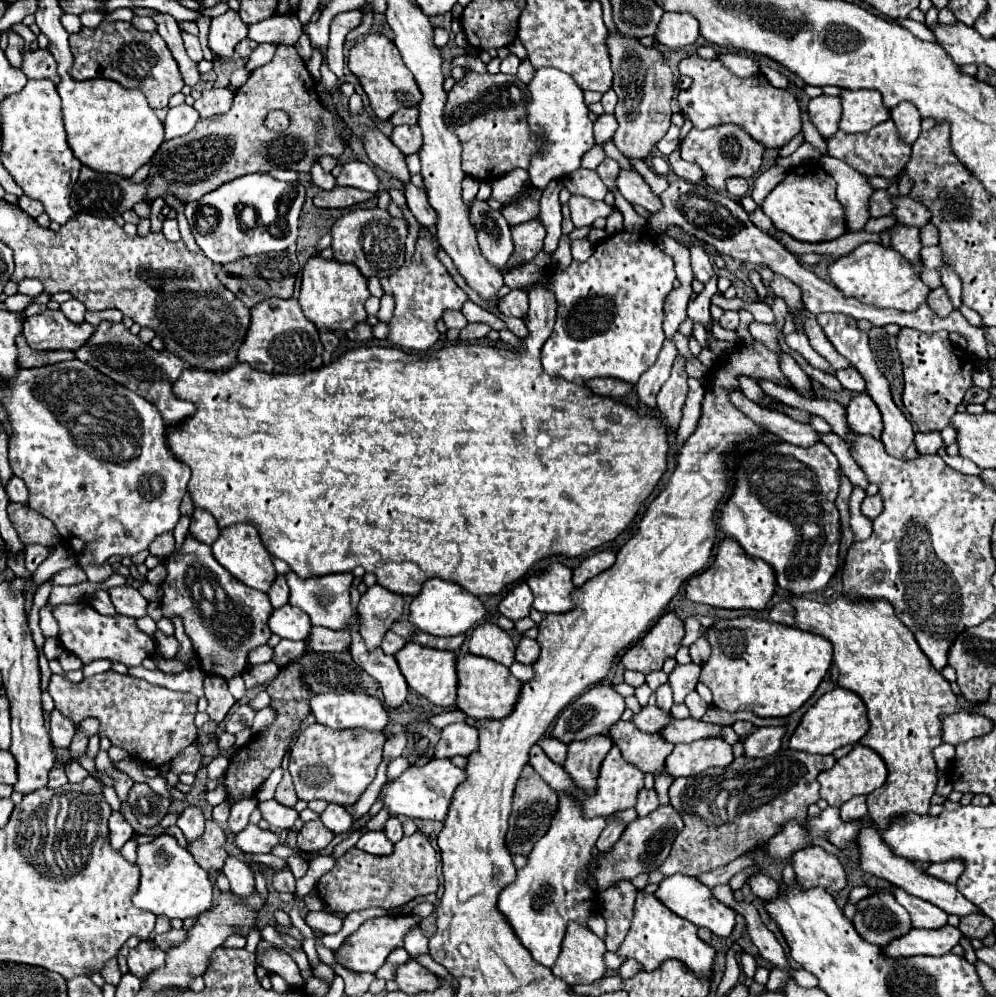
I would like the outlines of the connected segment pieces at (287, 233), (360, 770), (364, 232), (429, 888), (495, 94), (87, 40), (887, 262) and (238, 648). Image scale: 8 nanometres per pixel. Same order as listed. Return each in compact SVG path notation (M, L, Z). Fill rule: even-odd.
M250 174L232 180L230 184L222 184L222 188L216 188L214 192L202 196L202 200L186 204L186 218L192 228L192 234L196 238L196 244L200 250L216 264L228 264L234 262L240 256L252 256L262 252L282 252L298 238L298 218L300 210L306 198L306 186L302 182L280 182L274 180L270 174ZM246 206L252 206L256 212L256 224L252 228L244 226L240 220L240 214Z
M320 724L306 726L292 744L288 766L298 798L306 802L322 798L334 804L356 804L376 776L384 742L386 738L382 732L328 730Z
M352 210L338 218L332 226L332 252L334 260L356 264L364 278L392 276L404 264L404 240L408 228L402 220L392 218L386 210Z
M418 830L412 836L404 836L400 842L396 842L390 856L374 856L362 852L356 846L350 848L342 858L336 860L336 866L318 880L316 892L318 898L330 906L332 912L350 914L374 906L390 910L410 902L416 896L436 892L436 864L436 852L430 840Z
M470 72L448 92L444 120L450 132L462 142L462 170L480 182L494 182L516 168L528 170L532 156L542 138L532 132L526 120L526 104L530 102L528 86L510 74L478 74Z
M102 22L98 28L82 28L70 36L74 66L70 76L76 80L108 78L124 88L144 92L154 110L166 108L168 100L182 90L184 80L178 72L178 62L170 56L166 42L158 32L138 32L130 22Z
M864 242L850 254L834 260L828 266L828 274L832 284L842 294L852 296L862 304L870 304L876 308L894 308L894 310L912 312L926 302L926 296L930 292L924 286L924 282L918 278L918 274L912 270L910 262L900 252L896 252L894 248L884 248L876 242Z
M186 538L180 552L174 552L166 562L168 576L162 582L162 612L166 618L180 616L186 636L192 640L194 652L200 658L200 666L206 674L222 676L232 680L242 676L250 666L248 654L266 644L272 636L268 628L268 616L272 614L272 604L268 596L260 590L252 590L240 580L234 580L212 556L210 546ZM226 650L226 652L216 652Z

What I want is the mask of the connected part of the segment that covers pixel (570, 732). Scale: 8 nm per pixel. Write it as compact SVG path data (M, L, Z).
M598 684L598 686L590 688L588 692L584 692L582 696L578 696L570 706L566 706L562 710L562 714L556 718L556 722L552 726L552 736L562 740L564 744L568 744L572 740L584 740L594 734L606 734L608 728L620 720L624 710L626 710L624 698L610 684Z

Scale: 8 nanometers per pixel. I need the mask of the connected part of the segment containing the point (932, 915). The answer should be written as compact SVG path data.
M894 888L894 898L898 904L902 904L912 920L912 928L940 928L946 924L948 914L944 910L940 910L938 906L912 896L908 892L904 892L902 888Z

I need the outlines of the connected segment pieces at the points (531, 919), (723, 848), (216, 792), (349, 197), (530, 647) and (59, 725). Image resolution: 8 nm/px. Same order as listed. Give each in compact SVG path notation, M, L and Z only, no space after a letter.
M560 796L558 812L552 818L550 830L534 844L528 854L528 864L518 870L514 884L506 886L498 896L498 910L508 918L524 948L542 966L550 968L556 962L570 920L588 926L588 920L598 912L598 896L586 878L592 848L604 826L604 818L586 820L570 796Z
M780 750L774 756L768 758L736 758L726 770L714 768L706 770L698 776L690 778L676 778L670 786L670 804L682 814L684 828L678 834L678 838L672 844L672 852L666 858L666 862L656 868L658 872L670 876L670 874L686 874L686 876L700 876L704 872L716 870L738 856L754 850L758 844L766 842L770 836L778 832L778 828L792 820L804 820L806 810L812 802L816 802L818 796L818 774L824 770L830 770L834 766L834 756L818 756L818 754L808 754L808 752L798 752L798 750Z
M220 778L217 787L214 790L206 791L206 801L214 807L224 802L225 799L227 799L227 793L222 778Z
M332 188L332 190L320 190L314 196L314 204L318 208L350 208L354 204L372 200L372 192L364 192L358 188Z
M522 638L516 646L516 662L522 662L522 664L532 664L540 654L540 646L536 640L530 640L530 638Z
M56 708L50 712L50 738L54 740L56 748L68 748L72 736L74 736L74 724L62 716Z

